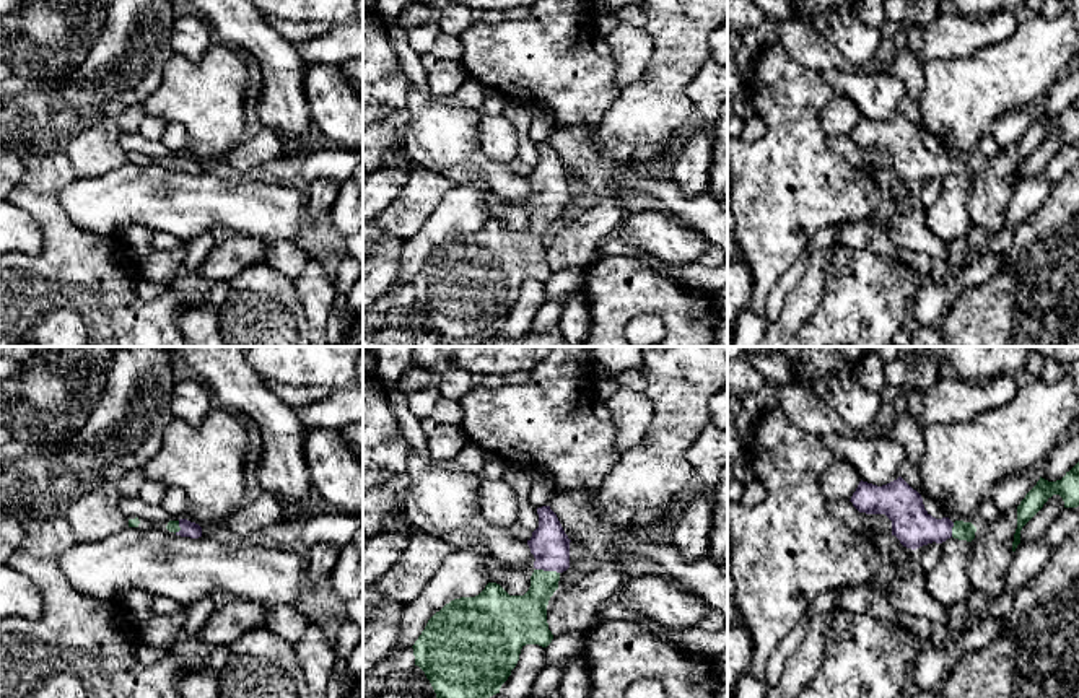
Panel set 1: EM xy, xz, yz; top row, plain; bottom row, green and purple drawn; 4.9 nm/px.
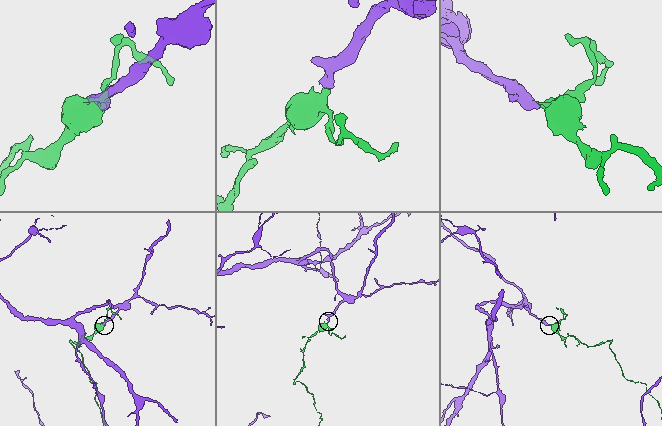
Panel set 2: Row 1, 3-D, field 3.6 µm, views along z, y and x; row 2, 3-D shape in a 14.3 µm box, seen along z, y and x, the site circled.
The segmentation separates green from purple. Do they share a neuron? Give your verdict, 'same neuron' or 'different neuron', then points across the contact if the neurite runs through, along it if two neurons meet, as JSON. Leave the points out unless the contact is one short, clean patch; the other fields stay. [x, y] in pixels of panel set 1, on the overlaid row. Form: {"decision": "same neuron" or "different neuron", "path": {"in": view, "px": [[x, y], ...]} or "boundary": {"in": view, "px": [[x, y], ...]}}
{"decision": "same neuron", "path": {"in": "xz", "px": [[524, 615], [537, 597], [547, 571], [549, 544]]}}

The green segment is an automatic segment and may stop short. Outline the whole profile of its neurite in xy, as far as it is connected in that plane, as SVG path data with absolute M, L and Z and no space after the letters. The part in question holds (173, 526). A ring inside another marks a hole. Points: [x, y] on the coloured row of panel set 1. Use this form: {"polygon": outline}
{"polygon": "M187 519L169 521L166 529L169 532L174 532L176 535L181 535L181 537L190 537L190 539L202 537L202 527L195 522L187 521Z"}

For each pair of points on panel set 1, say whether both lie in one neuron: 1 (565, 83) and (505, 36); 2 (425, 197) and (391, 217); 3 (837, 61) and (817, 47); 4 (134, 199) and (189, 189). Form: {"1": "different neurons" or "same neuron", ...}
{"1": "same neuron", "2": "same neuron", "3": "same neuron", "4": "same neuron"}

